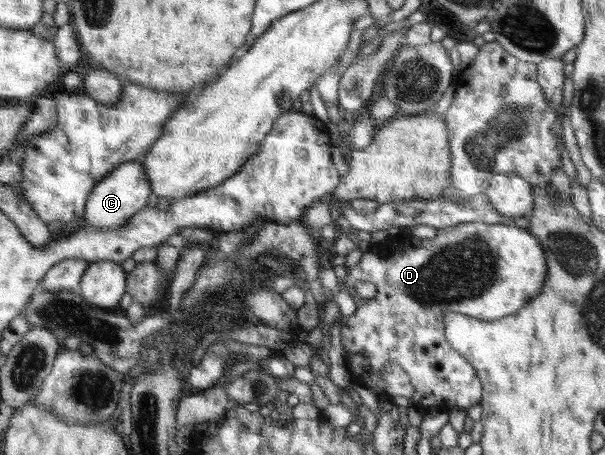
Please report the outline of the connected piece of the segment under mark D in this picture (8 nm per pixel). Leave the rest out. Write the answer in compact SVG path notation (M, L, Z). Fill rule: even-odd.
M467 222L458 223L453 227L438 228L435 237L424 240L411 240L408 238L408 232L400 233L397 236L387 236L384 240L386 245L386 255L363 252L362 259L354 267L348 268L346 277L346 289L349 292L349 298L356 303L356 310L350 317L341 315L341 337L342 346L345 350L346 365L353 383L368 387L379 398L391 400L396 396L406 397L411 405L418 407L422 411L434 410L439 413L450 412L451 410L466 410L468 407L479 403L482 399L482 383L480 382L478 373L475 368L457 351L453 349L444 336L444 315L446 312L461 312L469 317L476 317L483 321L495 321L502 317L517 313L526 303L529 303L543 289L543 284L547 275L547 261L543 255L543 249L537 237L535 237L528 229L521 229L515 225L505 225L504 223L486 224L483 222ZM359 281L367 281L373 283L377 288L375 297L364 299L355 291L355 285Z

